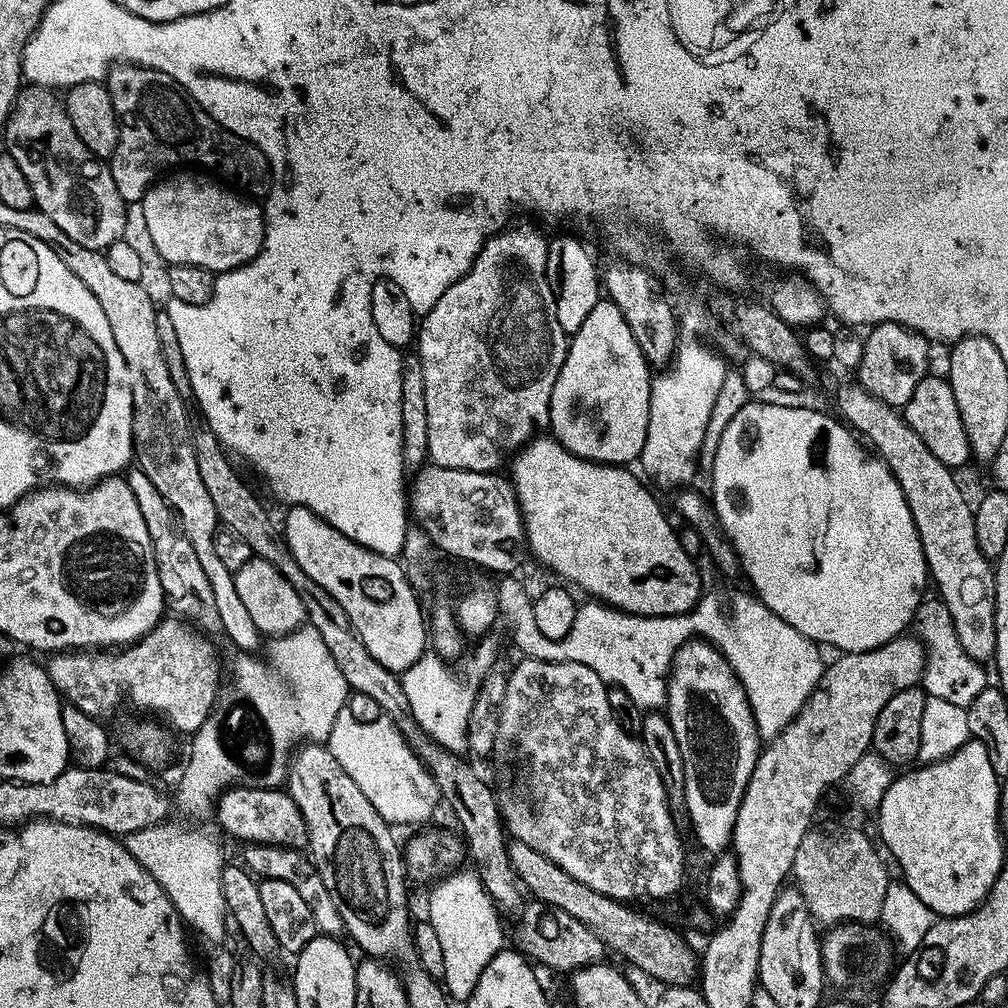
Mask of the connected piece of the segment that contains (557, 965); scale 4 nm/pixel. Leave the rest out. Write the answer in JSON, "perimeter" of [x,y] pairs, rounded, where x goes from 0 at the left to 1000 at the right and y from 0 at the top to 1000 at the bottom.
{"perimeter":[[[528,891],[515,902],[515,909],[511,939],[525,953],[533,957],[541,956],[552,964],[566,966],[574,960],[596,955],[600,951],[601,939],[597,931],[585,919],[579,918],[568,908],[551,901],[550,898],[539,897]]]}

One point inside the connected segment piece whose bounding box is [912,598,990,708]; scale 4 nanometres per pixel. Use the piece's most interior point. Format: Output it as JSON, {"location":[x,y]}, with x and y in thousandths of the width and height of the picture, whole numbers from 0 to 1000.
{"location":[942,669]}

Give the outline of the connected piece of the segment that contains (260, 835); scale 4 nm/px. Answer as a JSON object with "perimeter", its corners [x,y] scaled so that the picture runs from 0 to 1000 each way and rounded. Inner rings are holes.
{"perimeter":[[[226,780],[217,787],[212,798],[212,811],[219,819],[234,833],[242,833],[249,837],[279,837],[285,841],[301,842],[306,835],[306,820],[296,804],[296,800],[290,795],[285,785],[274,780],[261,780],[262,782],[234,782],[238,780]]]}

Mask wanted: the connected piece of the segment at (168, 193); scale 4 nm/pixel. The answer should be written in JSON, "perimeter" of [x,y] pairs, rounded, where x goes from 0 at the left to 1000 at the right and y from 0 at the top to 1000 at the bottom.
{"perimeter":[[[171,175],[168,179],[162,179],[151,183],[143,193],[142,201],[145,225],[164,260],[168,263],[203,266],[206,270],[217,272],[239,266],[241,262],[249,262],[253,258],[262,245],[262,211],[257,201],[249,202],[202,175]]]}

